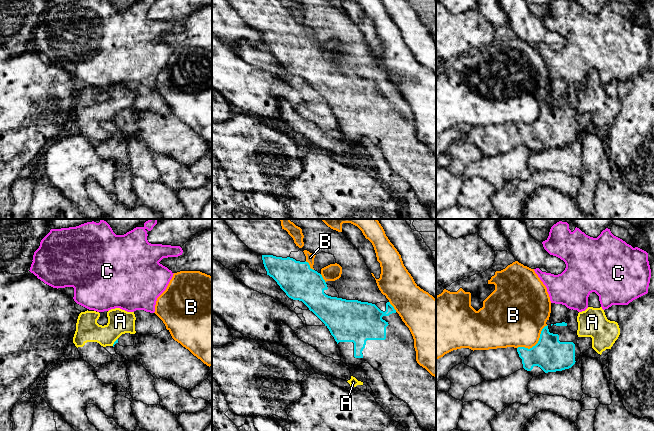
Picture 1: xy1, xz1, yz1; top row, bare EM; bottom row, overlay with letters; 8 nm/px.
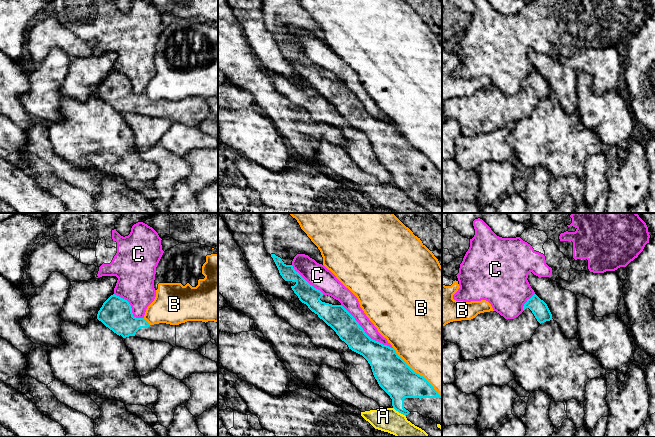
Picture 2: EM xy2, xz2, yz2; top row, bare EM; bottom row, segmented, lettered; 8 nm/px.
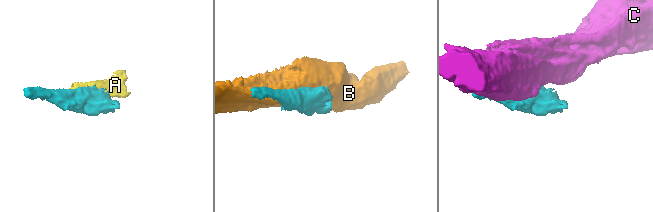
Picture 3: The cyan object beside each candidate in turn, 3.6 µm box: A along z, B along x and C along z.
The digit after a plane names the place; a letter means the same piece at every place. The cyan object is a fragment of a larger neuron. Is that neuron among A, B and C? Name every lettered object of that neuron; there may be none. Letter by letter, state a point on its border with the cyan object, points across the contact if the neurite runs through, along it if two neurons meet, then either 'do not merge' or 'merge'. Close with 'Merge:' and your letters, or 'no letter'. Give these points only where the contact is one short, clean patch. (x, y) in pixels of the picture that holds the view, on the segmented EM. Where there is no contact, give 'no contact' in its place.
A: meets cyan in xz2 at (399, 412); border along xz2 (393, 407), (405, 416); do not merge
B: meets cyan in xz2 at (415, 372); do not merge
C: meets cyan in xz2 at (364, 332); do not merge
Merge: no letter

